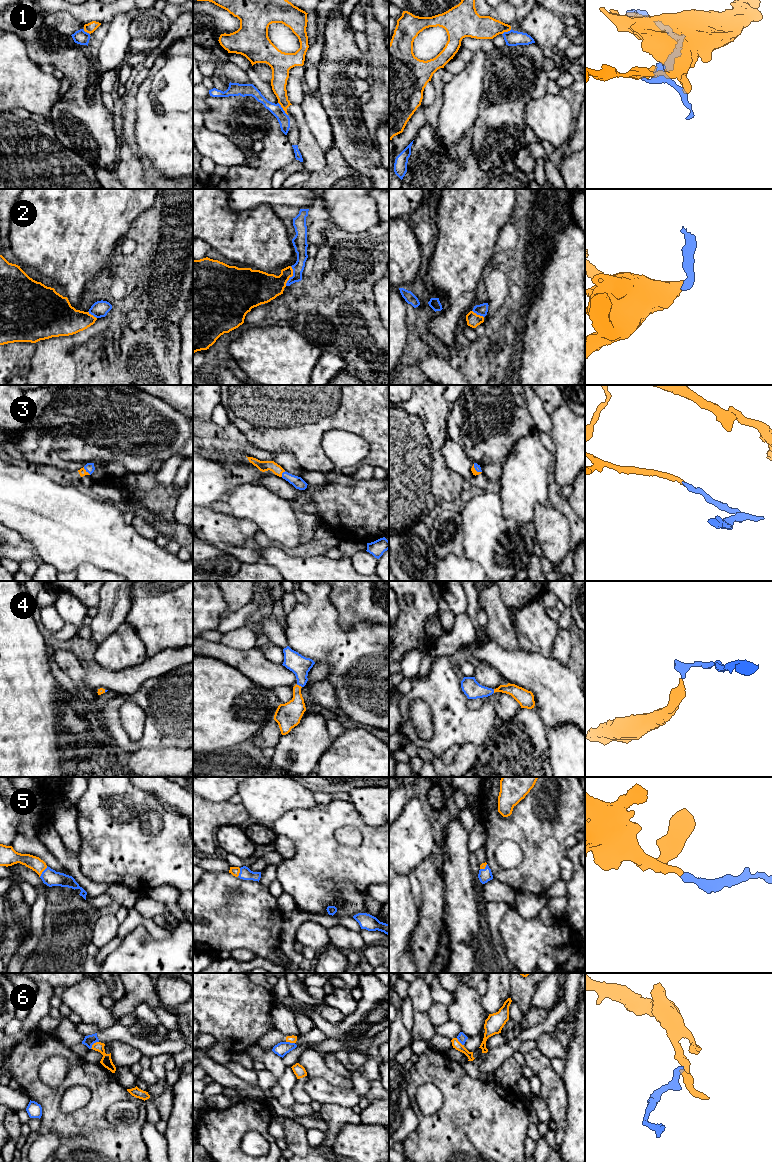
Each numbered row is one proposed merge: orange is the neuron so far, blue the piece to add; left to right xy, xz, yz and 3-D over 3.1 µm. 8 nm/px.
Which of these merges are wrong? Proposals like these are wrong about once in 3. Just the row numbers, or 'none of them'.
1, 6

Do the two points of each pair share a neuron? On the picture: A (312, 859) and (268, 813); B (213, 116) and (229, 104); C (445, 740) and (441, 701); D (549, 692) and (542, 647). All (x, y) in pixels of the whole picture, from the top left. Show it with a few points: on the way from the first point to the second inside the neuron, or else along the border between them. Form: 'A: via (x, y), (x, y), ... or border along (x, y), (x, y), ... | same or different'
A: border along (297, 809), (285, 812), (272, 826) | different
B: via (217, 116), (225, 108) | same
C: via (445, 730), (444, 714), (441, 711) | same
D: border along (521, 647), (529, 651), (539, 652), (551, 658) | different

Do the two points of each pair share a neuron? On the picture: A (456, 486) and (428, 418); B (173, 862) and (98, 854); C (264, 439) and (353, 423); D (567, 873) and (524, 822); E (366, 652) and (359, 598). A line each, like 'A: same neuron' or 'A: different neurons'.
A: same neuron
B: same neuron
C: same neuron
D: different neurons
E: different neurons

